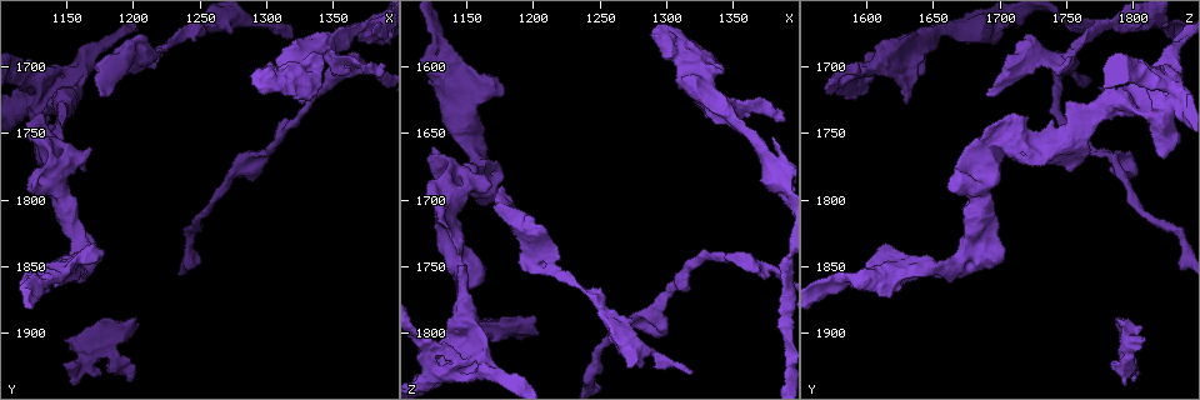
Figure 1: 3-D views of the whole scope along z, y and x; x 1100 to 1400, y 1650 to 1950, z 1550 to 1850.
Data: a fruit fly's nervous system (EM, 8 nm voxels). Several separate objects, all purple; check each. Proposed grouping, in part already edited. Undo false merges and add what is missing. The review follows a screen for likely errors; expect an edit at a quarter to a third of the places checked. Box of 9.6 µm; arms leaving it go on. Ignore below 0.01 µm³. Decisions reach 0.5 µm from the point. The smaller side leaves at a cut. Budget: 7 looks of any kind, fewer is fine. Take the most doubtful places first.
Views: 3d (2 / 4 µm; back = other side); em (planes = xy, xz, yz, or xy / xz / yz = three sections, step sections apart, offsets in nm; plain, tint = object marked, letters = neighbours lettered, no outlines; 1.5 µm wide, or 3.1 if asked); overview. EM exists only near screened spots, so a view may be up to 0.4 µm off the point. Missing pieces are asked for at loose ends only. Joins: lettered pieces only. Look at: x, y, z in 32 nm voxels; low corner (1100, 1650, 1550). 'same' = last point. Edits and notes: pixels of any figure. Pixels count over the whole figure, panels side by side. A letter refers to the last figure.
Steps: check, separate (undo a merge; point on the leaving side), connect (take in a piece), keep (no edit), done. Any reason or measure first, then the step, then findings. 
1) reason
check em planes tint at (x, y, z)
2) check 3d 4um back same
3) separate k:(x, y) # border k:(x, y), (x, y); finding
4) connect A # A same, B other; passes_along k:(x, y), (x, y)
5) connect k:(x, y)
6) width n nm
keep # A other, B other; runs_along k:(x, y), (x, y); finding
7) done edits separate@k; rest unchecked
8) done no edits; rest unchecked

free end
check em planes letters at (1322, 1724, 1584)

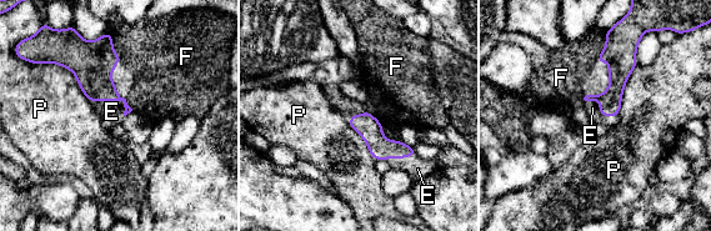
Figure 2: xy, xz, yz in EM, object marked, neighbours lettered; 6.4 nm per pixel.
longest_contact P 380 nm
connect E # E same, F other, P other; it goes on there

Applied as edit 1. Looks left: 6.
an open end
check 3d 2um back at (1380, 1674, 1652)

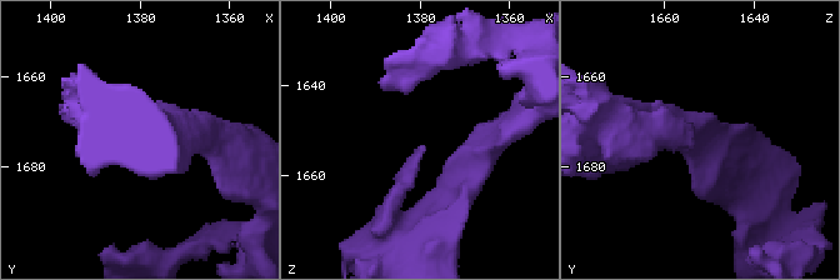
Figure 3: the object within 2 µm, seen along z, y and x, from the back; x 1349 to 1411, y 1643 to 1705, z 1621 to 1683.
check em planes letters at (1380, 1675, 1653)

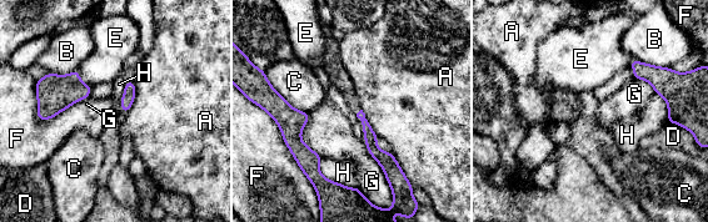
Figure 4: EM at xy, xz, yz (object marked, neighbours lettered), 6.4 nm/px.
keep # A other, B other, C other, D other, E other, F other, G other, H other; border 4:(133, 80), (135, 99), (125, 112); no lettered piece goes on from it

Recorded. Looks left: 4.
check overview

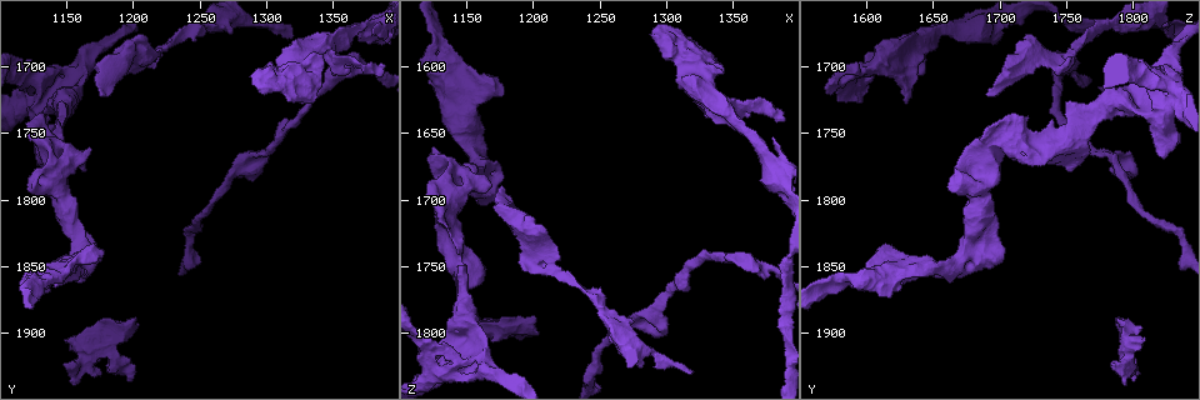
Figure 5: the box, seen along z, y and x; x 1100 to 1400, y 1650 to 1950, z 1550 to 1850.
an open end
check em xz step 4 letters at (1194, 1696, 1754)

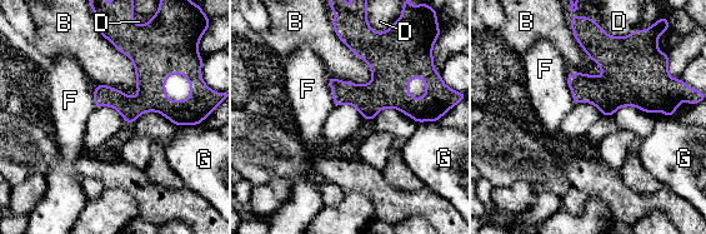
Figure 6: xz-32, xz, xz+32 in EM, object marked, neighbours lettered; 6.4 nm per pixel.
check em planes letters same

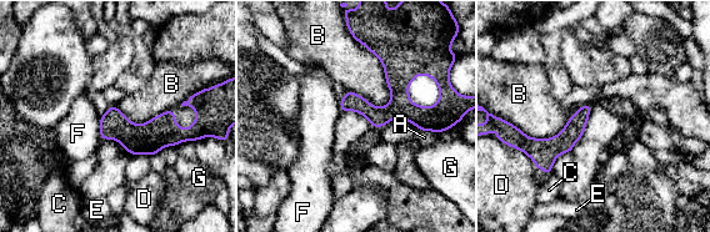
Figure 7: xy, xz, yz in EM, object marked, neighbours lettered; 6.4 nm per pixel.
keep # A other, B other, C other, D other, E other, F other, G other; runs_along 7:(370, 46), (431, 126); no lettered piece goes on from it

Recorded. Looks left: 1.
done edits connect@2; rest unchecked

